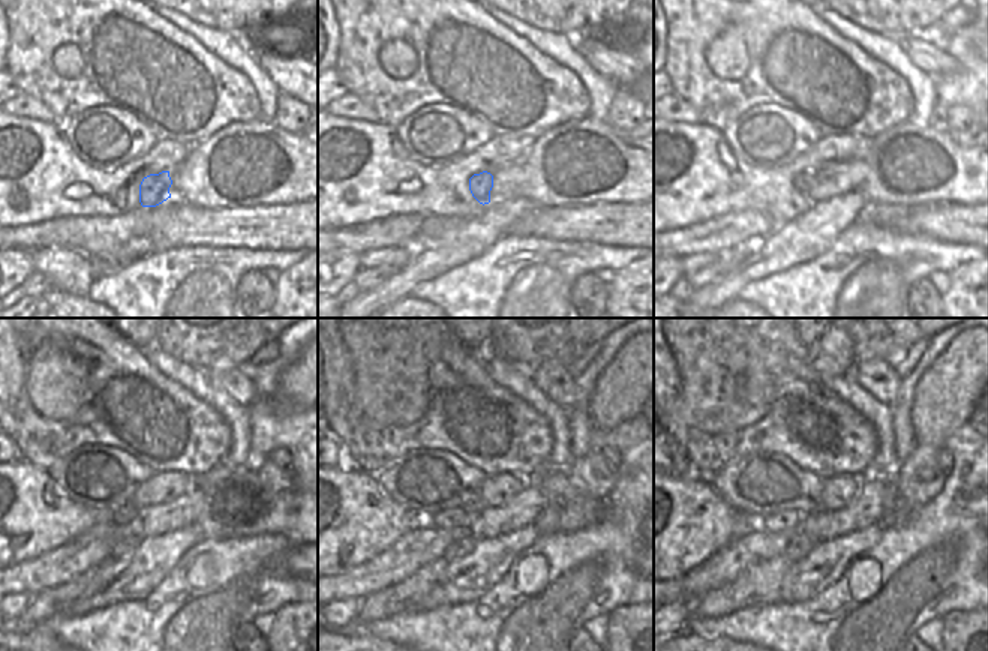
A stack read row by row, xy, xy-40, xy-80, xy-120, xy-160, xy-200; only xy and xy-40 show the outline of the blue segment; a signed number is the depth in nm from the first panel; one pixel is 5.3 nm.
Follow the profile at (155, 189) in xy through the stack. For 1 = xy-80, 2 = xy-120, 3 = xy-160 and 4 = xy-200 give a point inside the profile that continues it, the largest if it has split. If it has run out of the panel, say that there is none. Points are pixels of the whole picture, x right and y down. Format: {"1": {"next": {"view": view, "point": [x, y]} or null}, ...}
{"1": {"next": {"view": "xy-80", "point": [804, 182]}}, "2": {"next": {"view": "xy-120", "point": [122, 516]}}, "3": {"next": {"view": "xy-160", "point": [447, 519]}}, "4": {"next": {"view": "xy-200", "point": [786, 519]}}}

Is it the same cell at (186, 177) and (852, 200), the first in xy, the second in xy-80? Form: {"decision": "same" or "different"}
{"decision": "different"}

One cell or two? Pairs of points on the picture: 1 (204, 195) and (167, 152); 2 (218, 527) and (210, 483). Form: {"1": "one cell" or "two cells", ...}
{"1": "two cells", "2": "one cell"}

